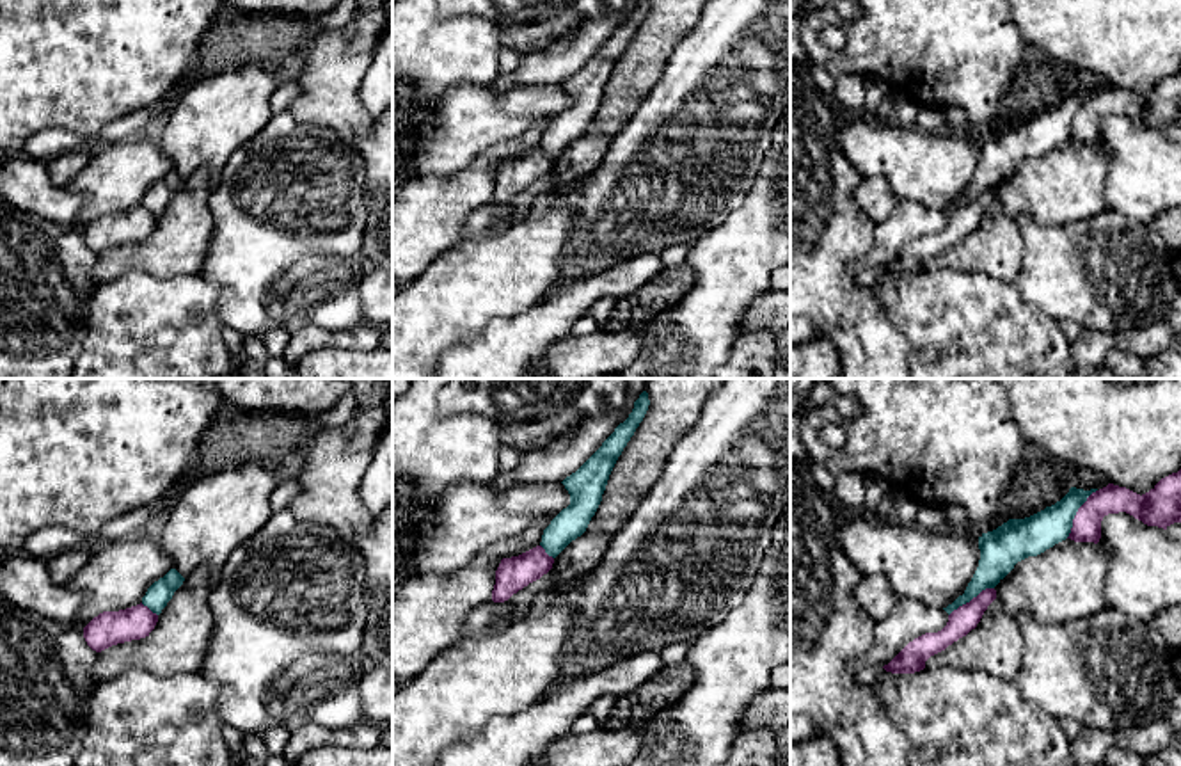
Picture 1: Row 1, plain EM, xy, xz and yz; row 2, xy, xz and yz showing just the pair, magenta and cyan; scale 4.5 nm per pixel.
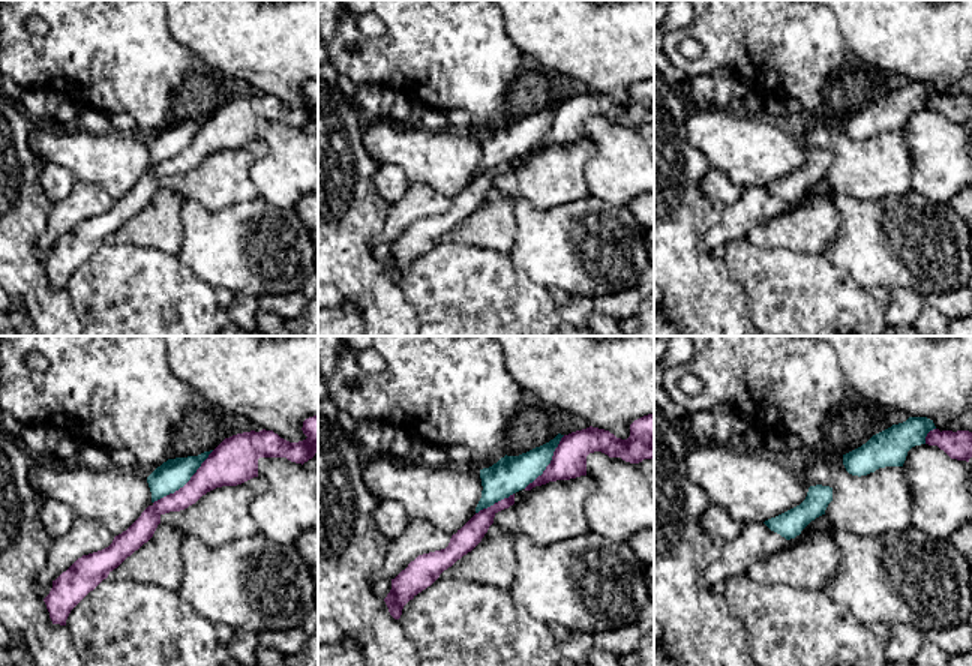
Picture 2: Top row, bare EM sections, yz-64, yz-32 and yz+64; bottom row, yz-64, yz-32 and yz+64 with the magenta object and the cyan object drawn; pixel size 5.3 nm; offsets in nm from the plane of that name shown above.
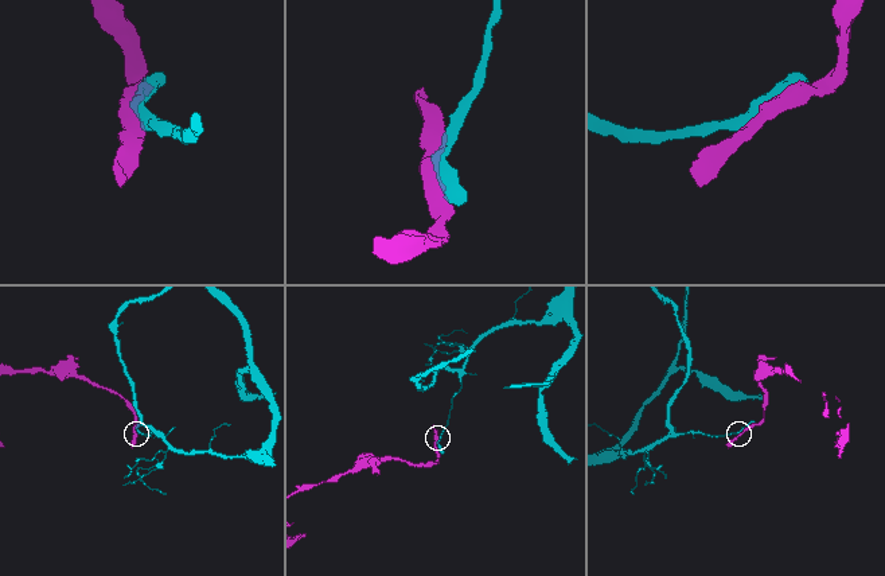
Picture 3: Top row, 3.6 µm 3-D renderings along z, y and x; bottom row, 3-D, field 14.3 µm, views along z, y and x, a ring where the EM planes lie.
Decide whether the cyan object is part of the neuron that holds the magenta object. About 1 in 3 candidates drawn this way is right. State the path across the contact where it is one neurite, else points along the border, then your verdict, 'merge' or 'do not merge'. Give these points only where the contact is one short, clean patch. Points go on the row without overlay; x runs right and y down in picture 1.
do not merge

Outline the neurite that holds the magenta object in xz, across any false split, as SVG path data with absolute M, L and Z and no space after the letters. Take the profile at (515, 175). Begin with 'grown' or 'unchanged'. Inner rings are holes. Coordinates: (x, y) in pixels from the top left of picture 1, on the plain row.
unchanged | M536 148L519 158L503 160L495 172L495 187L492 192L494 204L504 204L513 195L540 181L552 171L554 160Z

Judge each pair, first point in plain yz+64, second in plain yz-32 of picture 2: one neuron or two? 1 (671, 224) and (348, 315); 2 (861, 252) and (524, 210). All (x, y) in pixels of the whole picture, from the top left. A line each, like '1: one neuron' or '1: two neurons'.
1: two neurons
2: one neuron

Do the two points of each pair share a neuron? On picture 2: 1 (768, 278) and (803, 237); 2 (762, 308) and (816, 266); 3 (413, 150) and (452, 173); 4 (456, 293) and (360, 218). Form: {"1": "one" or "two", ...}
{"1": "two", "2": "one", "3": "one", "4": "two"}

